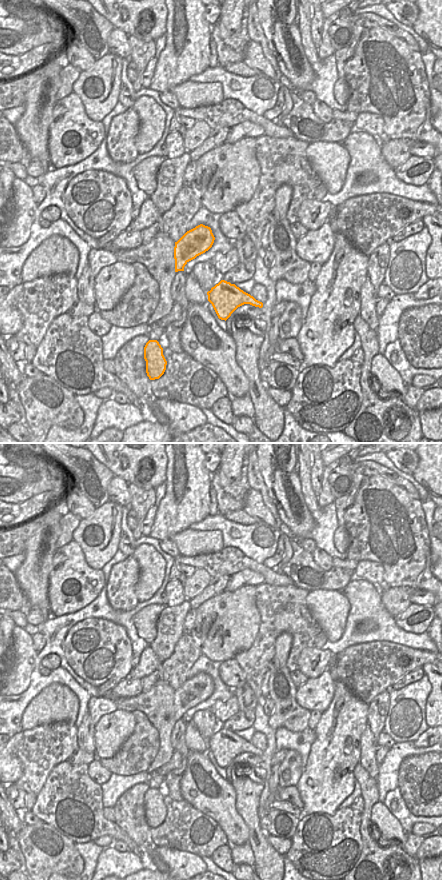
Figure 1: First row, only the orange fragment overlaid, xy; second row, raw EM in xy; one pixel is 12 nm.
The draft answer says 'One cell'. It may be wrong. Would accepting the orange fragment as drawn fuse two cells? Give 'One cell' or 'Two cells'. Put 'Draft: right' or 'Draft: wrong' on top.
Draft: right
One cell.

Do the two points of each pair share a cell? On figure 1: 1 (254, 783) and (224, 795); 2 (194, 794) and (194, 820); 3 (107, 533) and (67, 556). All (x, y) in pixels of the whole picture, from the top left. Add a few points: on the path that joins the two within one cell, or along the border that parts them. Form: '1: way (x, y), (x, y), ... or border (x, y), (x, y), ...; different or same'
1: border (230, 783), (235, 792), (235, 810), (239, 814); different
2: border (183, 798), (213, 819); different
3: border (72, 539), (80, 547), (85, 561), (94, 568); different

